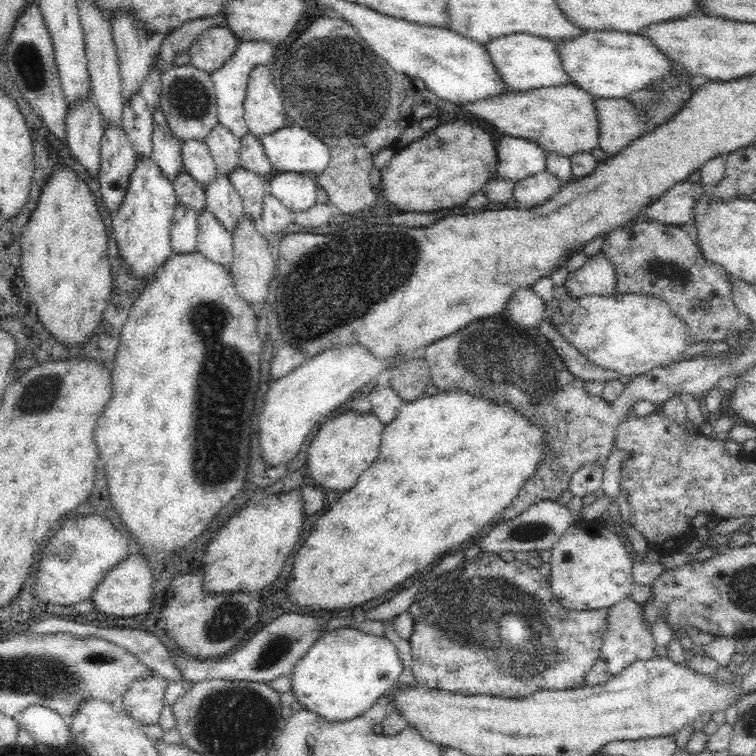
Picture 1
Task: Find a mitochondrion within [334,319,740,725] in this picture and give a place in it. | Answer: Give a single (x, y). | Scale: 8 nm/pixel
(473, 620)

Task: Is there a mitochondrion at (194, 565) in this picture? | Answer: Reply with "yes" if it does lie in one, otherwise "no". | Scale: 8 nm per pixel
no

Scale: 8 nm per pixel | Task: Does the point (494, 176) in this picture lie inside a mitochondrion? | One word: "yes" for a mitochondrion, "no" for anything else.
no

